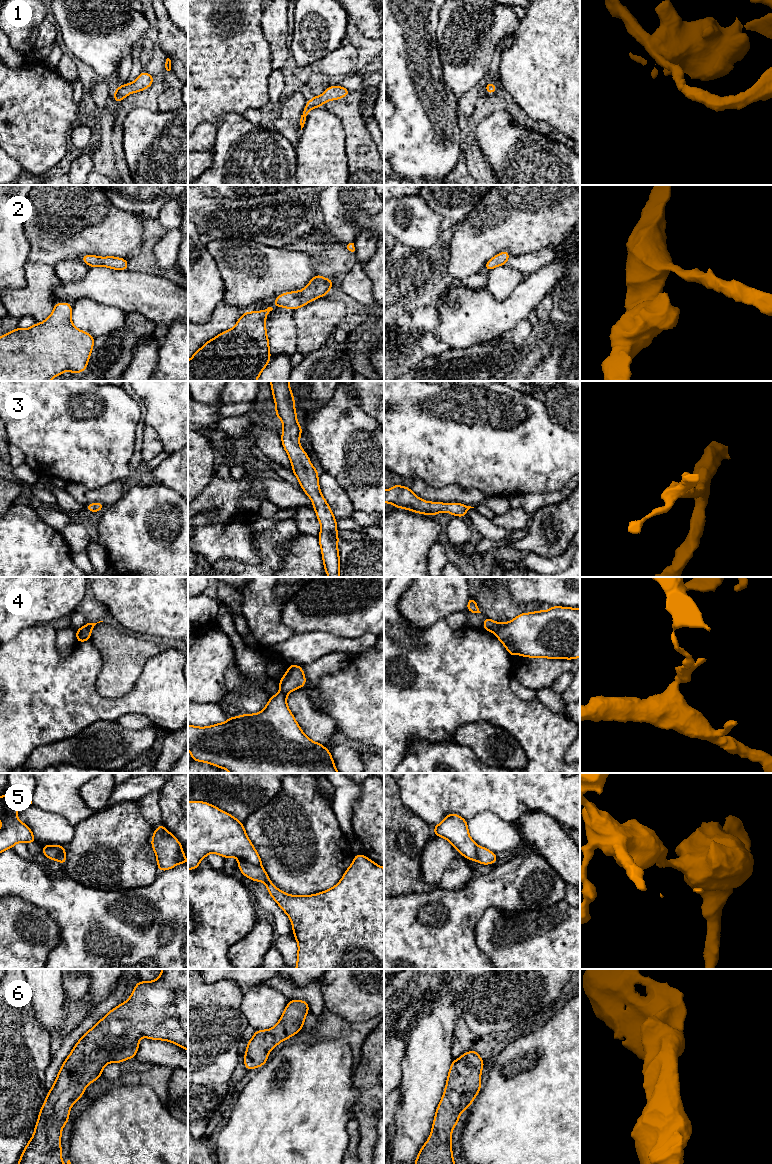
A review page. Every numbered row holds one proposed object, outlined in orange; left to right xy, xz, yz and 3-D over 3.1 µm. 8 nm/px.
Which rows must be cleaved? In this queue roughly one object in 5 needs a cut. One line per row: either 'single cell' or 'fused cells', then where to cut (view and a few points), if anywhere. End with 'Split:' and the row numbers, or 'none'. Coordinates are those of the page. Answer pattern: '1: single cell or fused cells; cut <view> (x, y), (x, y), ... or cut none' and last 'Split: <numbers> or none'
1: single cell; cut none
2: single cell; cut none
3: single cell; cut none
4: fused cells; cut yz (500, 623), (495, 633)
5: fused cells; cut xz (239, 859), (260, 865)
6: single cell; cut none
Split: 4, 5

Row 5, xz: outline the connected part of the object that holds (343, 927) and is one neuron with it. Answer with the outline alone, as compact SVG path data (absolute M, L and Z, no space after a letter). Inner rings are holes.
M355 854L354 861L333 888L314 895L295 896L273 885L265 869L239 860L238 868L255 882L263 881L269 895L288 915L293 935L298 942L295 969L384 969L384 868L363 854Z

